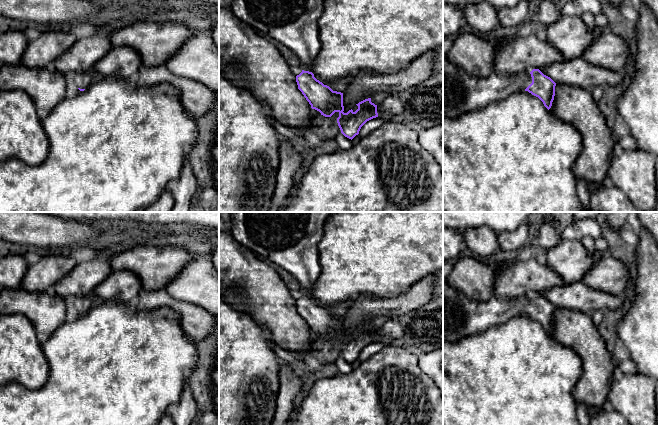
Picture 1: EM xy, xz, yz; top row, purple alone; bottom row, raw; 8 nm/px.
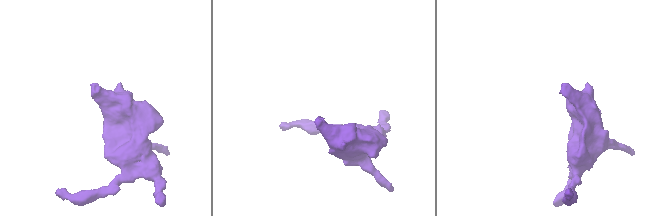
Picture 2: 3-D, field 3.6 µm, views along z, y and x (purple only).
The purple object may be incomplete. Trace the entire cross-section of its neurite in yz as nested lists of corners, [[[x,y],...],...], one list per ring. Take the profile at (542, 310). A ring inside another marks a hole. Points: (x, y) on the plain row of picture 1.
[[[443,285],[443,341],[457,342],[524,314],[538,321],[549,334],[555,310],[556,307],[539,293],[516,299],[493,297],[480,301]]]

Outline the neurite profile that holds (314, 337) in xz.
[[[312,333],[311,334],[311,348],[306,352],[306,353],[303,353],[301,355],[295,355],[296,358],[298,359],[304,359],[305,357],[307,356],[310,356],[310,355],[313,355],[313,345],[315,343],[316,340],[320,339],[321,337],[315,333]]]

